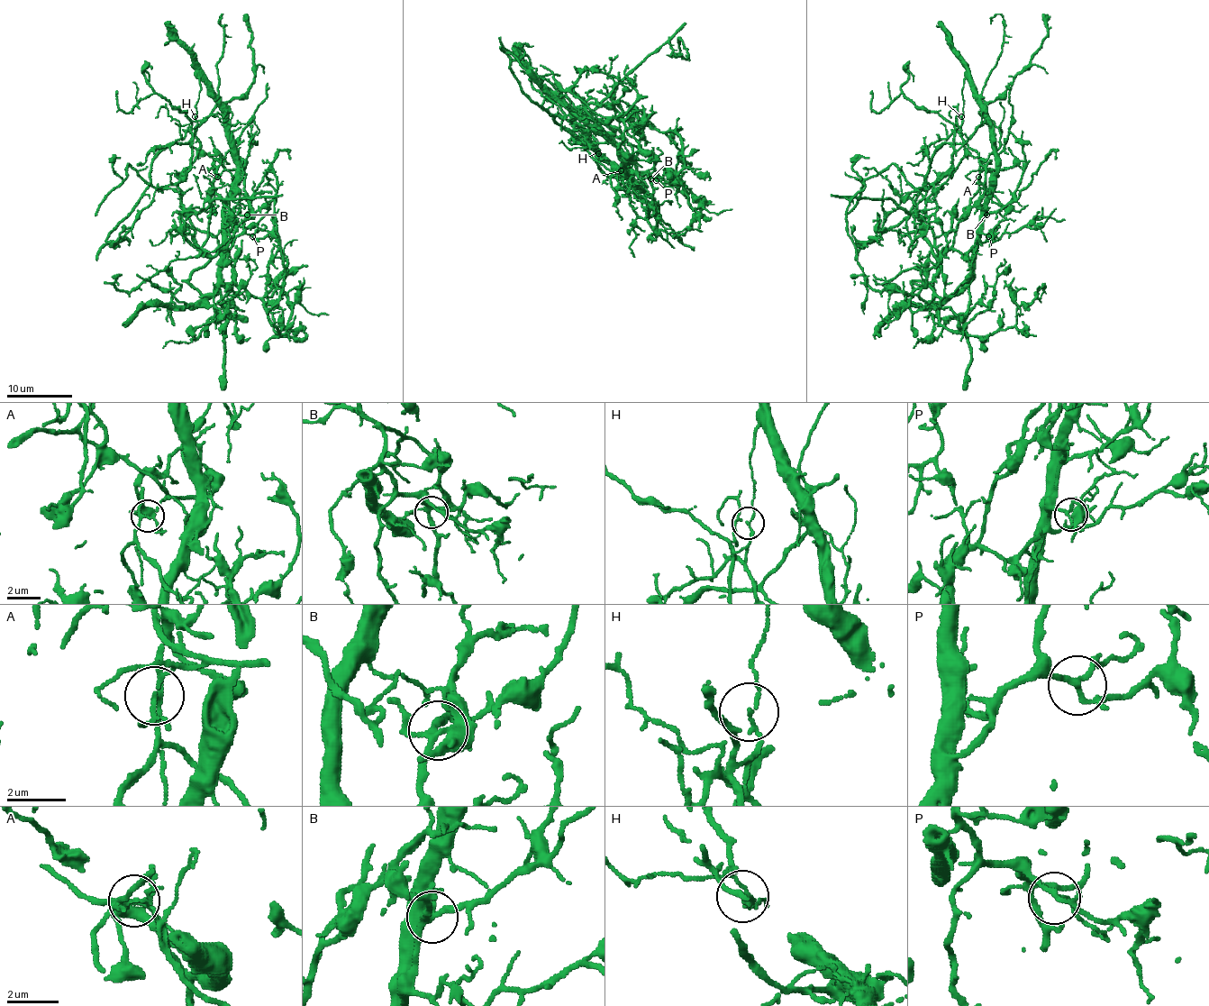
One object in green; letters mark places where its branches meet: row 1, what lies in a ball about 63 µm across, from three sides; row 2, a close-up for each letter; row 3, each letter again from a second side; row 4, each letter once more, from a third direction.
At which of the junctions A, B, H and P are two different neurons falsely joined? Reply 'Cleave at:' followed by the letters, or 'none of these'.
Cleave at: A, H

